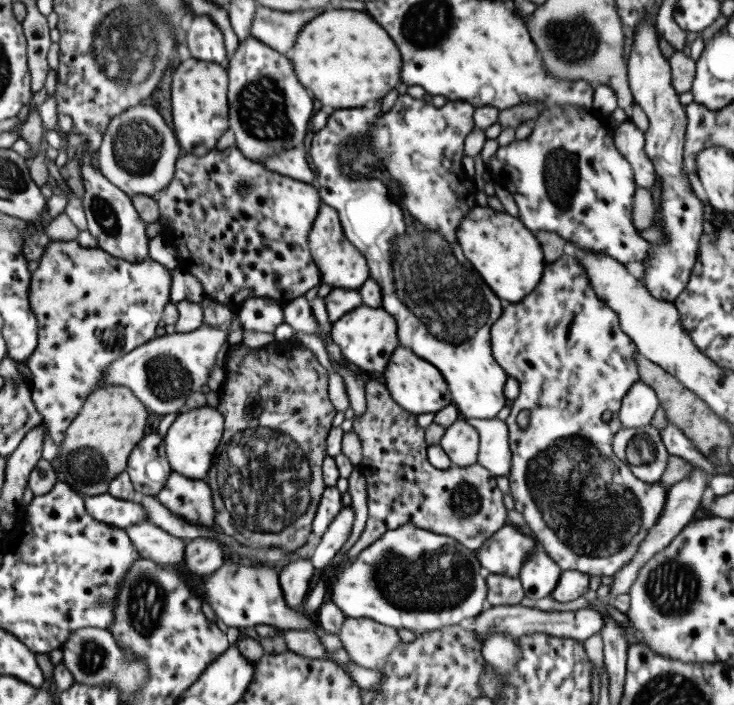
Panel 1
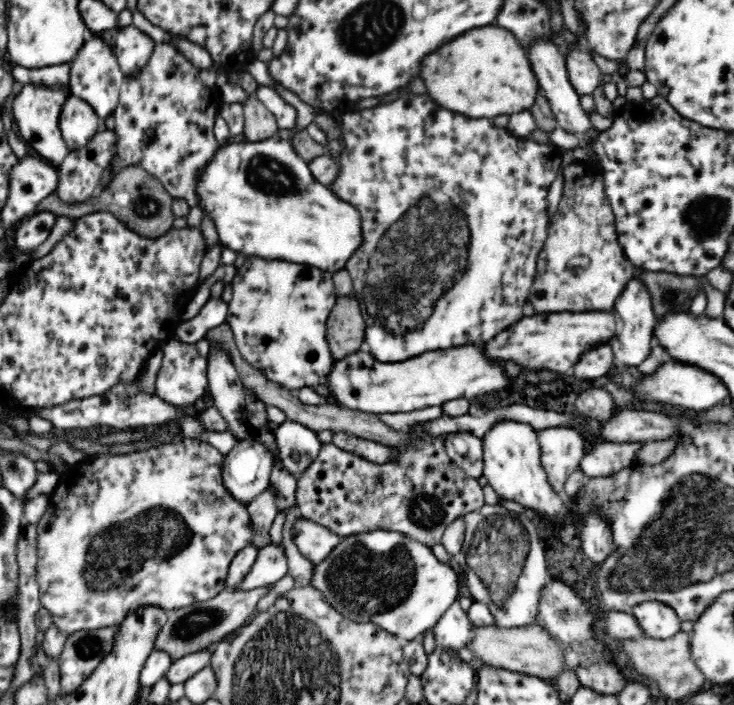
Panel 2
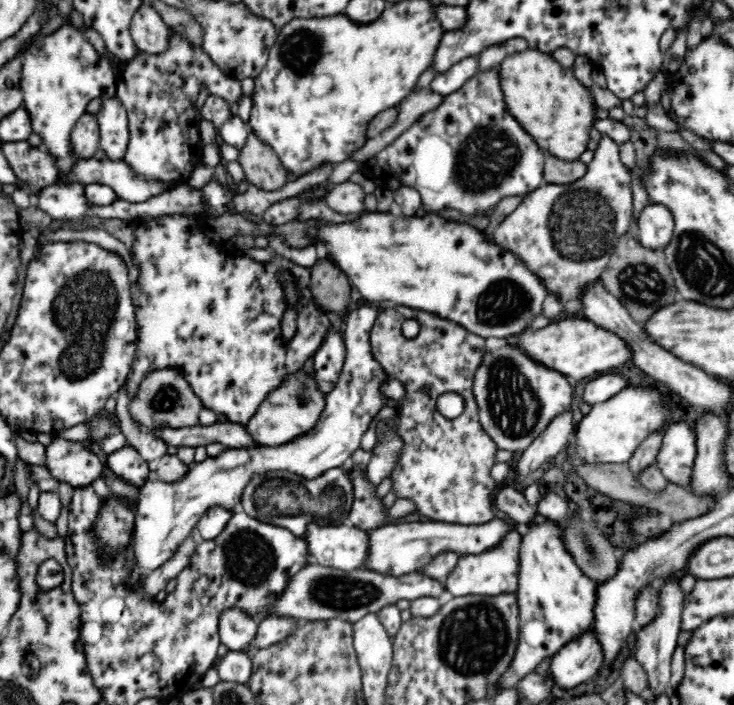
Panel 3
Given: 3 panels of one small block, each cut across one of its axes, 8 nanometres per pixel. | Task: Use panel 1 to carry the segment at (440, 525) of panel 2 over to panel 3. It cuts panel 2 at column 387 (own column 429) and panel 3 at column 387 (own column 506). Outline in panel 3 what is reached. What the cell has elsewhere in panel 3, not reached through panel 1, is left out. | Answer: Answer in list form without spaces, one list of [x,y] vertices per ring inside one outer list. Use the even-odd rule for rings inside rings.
[[[348,464],[346,469],[354,485],[354,504],[347,523],[364,531],[393,524],[393,521],[387,519],[388,512],[382,510],[381,500],[376,499],[376,492],[366,479],[366,474],[358,475]]]

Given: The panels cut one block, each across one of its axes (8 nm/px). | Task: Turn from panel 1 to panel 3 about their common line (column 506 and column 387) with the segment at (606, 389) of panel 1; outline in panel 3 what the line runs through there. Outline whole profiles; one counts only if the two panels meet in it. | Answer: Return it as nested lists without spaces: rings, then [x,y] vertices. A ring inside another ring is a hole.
[[[377,302],[378,316],[370,330],[370,349],[372,357],[380,363],[382,369],[392,379],[396,379],[404,386],[404,396],[394,408],[394,414],[382,418],[377,423],[377,429],[382,425],[396,431],[402,439],[402,450],[390,474],[392,489],[397,499],[408,499],[416,505],[414,513],[418,513],[423,520],[457,523],[462,525],[482,525],[492,520],[502,520],[503,515],[496,507],[496,494],[501,485],[490,475],[490,470],[496,464],[497,444],[484,430],[478,418],[478,407],[472,395],[472,380],[474,372],[482,362],[486,352],[486,339],[474,334],[462,325],[451,320],[440,318],[432,313],[408,308],[400,304]],[[404,320],[416,320],[420,324],[419,333],[413,338],[406,338],[402,333]],[[444,393],[456,393],[465,400],[464,412],[452,420],[444,418],[436,410],[437,398]]]

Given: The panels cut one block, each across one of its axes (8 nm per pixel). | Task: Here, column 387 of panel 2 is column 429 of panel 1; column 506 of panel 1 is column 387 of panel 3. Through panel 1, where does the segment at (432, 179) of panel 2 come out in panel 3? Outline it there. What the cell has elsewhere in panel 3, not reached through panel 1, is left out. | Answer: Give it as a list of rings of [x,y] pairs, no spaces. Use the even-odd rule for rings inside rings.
[[[363,303],[350,311],[343,321],[345,363],[336,386],[326,394],[324,410],[312,430],[280,446],[226,447],[216,456],[194,462],[184,476],[172,483],[150,479],[139,488],[130,551],[142,577],[165,564],[176,553],[183,544],[182,540],[191,534],[209,508],[220,507],[233,513],[240,510],[244,488],[254,477],[282,470],[296,473],[309,481],[328,469],[347,466],[352,452],[360,448],[362,434],[368,430],[374,416],[386,406],[387,398],[378,388],[389,376],[372,357],[370,349],[370,330],[378,316],[376,307],[375,303]]]

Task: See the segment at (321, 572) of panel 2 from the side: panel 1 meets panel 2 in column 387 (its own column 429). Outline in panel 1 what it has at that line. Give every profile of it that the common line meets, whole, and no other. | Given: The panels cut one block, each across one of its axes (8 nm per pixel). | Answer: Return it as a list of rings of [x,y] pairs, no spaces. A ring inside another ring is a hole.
[[[403,524],[383,532],[352,560],[344,560],[327,581],[326,600],[333,602],[346,618],[370,619],[395,630],[407,629],[417,636],[476,617],[486,607],[486,592],[485,573],[473,551],[449,536]]]

